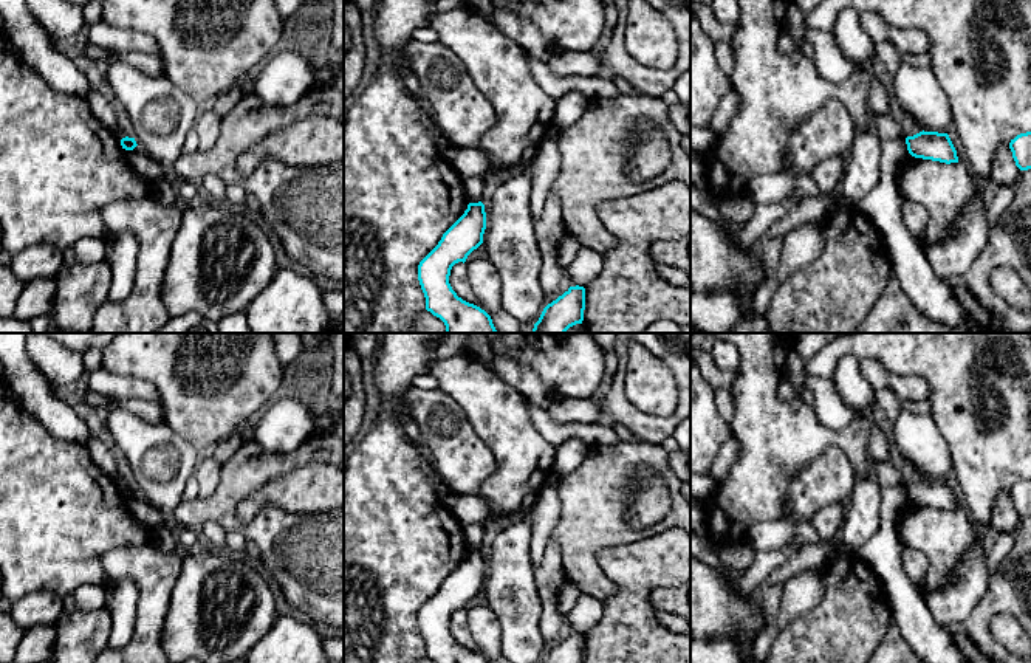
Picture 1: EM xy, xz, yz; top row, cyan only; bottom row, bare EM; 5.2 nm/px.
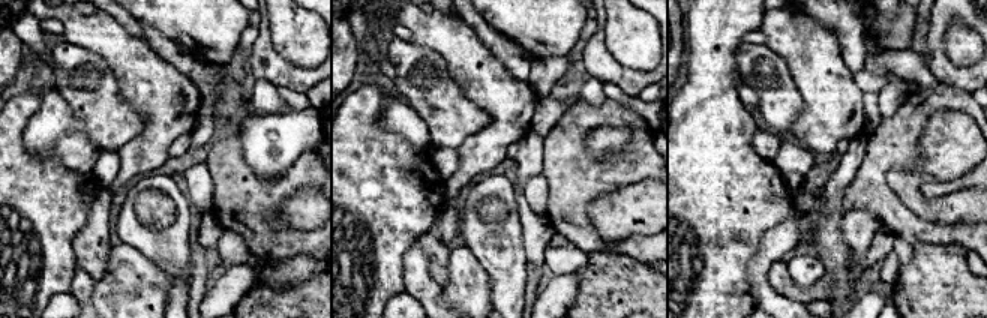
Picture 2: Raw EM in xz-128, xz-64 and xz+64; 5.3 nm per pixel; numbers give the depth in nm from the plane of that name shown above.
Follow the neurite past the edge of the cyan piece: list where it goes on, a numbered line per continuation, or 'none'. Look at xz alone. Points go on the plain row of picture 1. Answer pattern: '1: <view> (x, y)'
none

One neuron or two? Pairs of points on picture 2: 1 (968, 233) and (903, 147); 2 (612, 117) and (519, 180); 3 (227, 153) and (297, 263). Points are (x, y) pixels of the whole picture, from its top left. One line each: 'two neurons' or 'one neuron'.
1: one neuron
2: two neurons
3: two neurons

